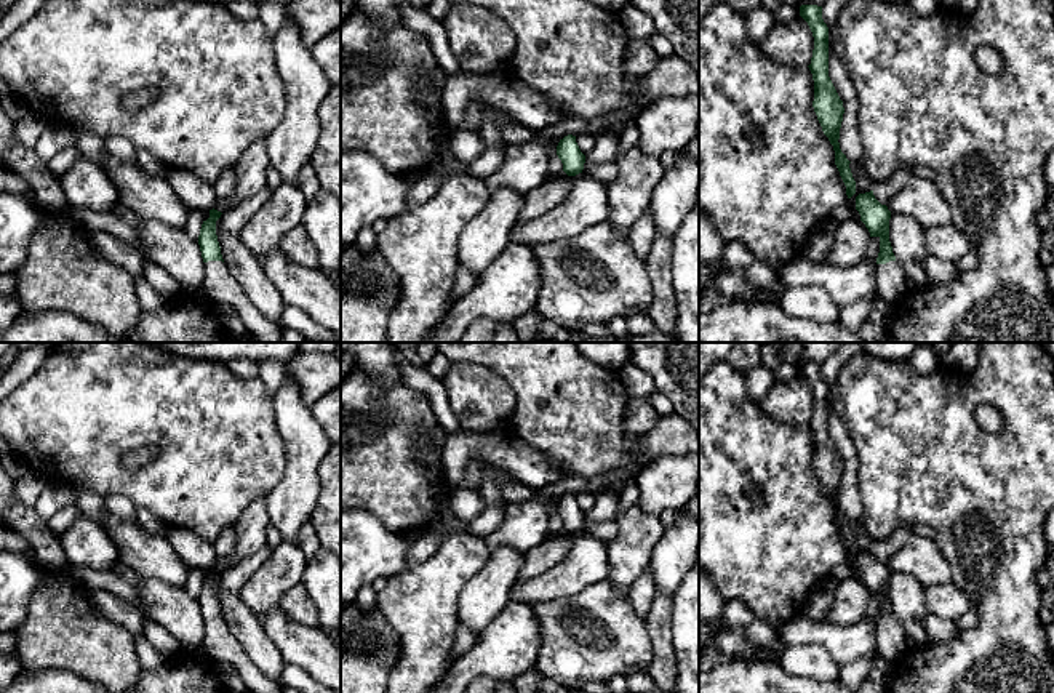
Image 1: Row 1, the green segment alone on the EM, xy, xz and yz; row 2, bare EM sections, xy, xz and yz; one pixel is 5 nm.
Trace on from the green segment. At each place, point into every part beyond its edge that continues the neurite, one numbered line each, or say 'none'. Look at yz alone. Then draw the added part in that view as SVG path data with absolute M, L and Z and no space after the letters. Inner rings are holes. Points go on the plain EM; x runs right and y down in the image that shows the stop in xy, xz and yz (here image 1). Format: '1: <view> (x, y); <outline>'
1: yz (920, 557); M910 533L886 562L891 571L913 576L924 589L952 583L952 568L932 538Z

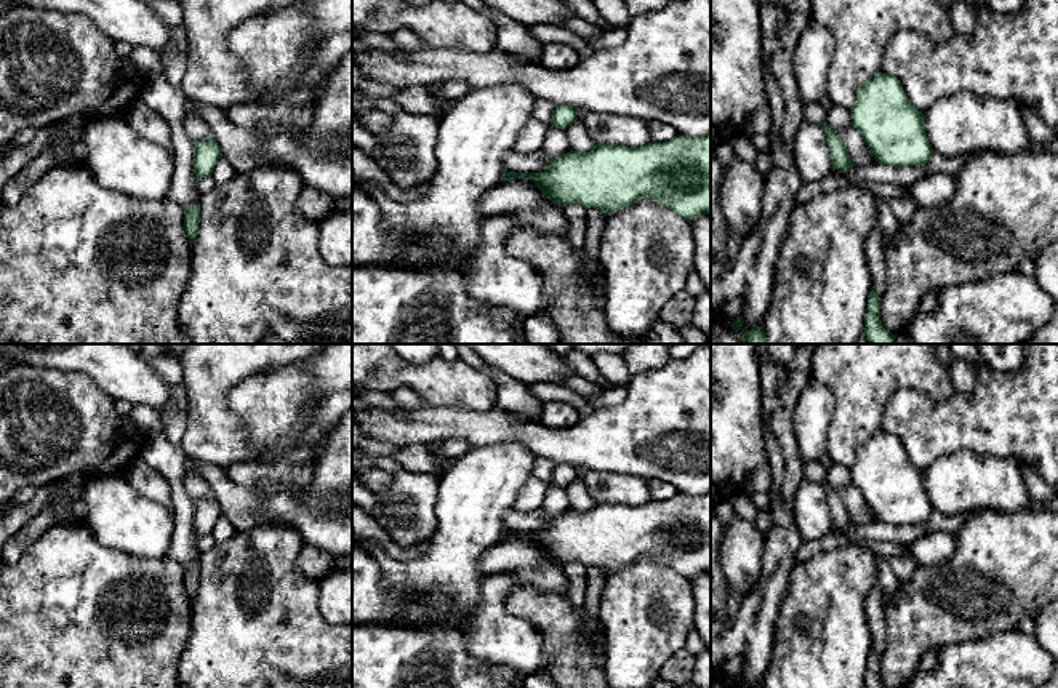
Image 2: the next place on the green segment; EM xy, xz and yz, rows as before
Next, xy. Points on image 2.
none

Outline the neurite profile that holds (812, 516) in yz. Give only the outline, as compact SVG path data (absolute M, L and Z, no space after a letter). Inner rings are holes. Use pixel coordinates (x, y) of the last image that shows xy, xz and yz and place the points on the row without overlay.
M802 480L794 496L794 522L804 539L820 539L832 526L832 517L821 483Z

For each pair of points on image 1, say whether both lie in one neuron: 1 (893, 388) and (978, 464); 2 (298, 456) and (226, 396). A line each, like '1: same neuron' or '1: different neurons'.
1: same neuron
2: different neurons

